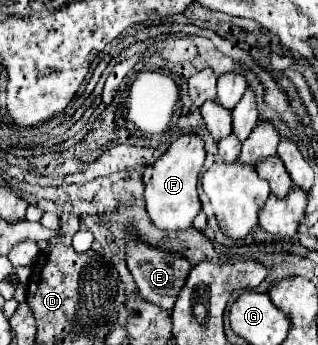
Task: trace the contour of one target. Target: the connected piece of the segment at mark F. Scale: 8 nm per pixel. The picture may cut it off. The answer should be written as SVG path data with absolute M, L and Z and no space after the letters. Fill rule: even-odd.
M181 136L169 150L153 164L151 182L145 186L145 204L151 222L159 230L187 230L193 226L193 218L201 212L201 202L197 196L197 180L203 168L205 148L199 136Z

